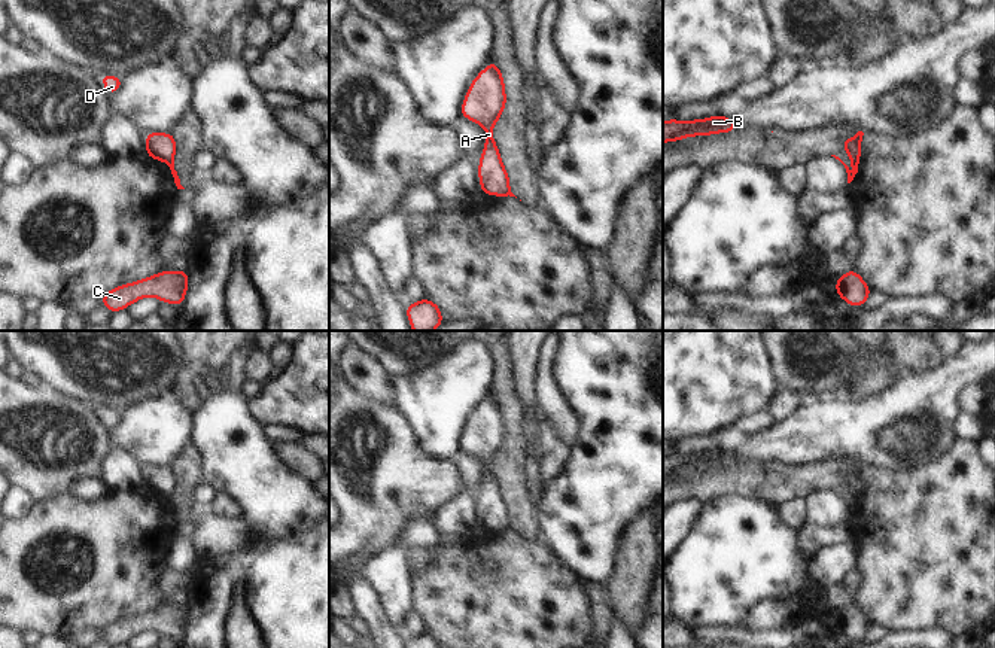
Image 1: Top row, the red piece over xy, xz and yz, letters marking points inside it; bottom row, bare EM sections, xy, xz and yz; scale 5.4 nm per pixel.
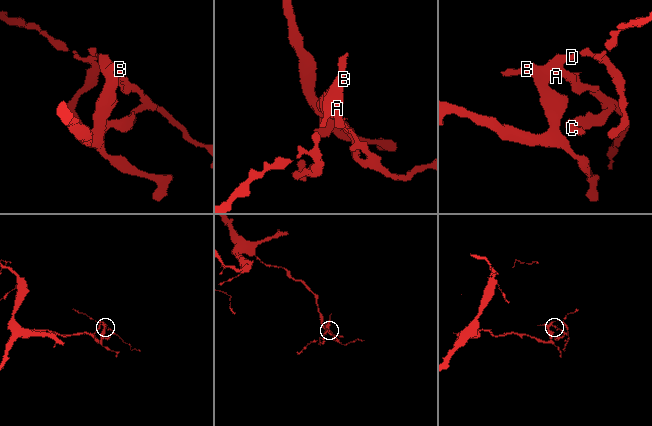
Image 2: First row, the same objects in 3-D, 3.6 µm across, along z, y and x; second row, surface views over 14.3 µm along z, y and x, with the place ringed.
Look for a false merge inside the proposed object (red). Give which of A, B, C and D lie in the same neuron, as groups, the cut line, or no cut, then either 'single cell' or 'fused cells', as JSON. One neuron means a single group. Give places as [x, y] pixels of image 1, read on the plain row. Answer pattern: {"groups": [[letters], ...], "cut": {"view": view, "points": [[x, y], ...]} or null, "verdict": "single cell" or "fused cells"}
{"groups": [["A", "B", "D"], ["C"]], "cut": {"view": "yz", "points": [[842, 474], [860, 475]]}, "verdict": "fused cells"}

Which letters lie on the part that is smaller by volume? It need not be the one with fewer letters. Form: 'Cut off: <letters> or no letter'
Cut off: C.

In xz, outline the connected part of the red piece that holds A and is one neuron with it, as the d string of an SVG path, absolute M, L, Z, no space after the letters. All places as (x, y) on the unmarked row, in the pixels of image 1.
M493 392L471 416L465 428L460 451L481 459L486 465L484 483L478 495L480 524L490 530L508 530L509 517L493 462L500 453L508 431L502 405Z

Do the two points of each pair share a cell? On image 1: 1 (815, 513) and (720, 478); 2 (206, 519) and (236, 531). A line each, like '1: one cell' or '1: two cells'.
1: two cells
2: one cell

